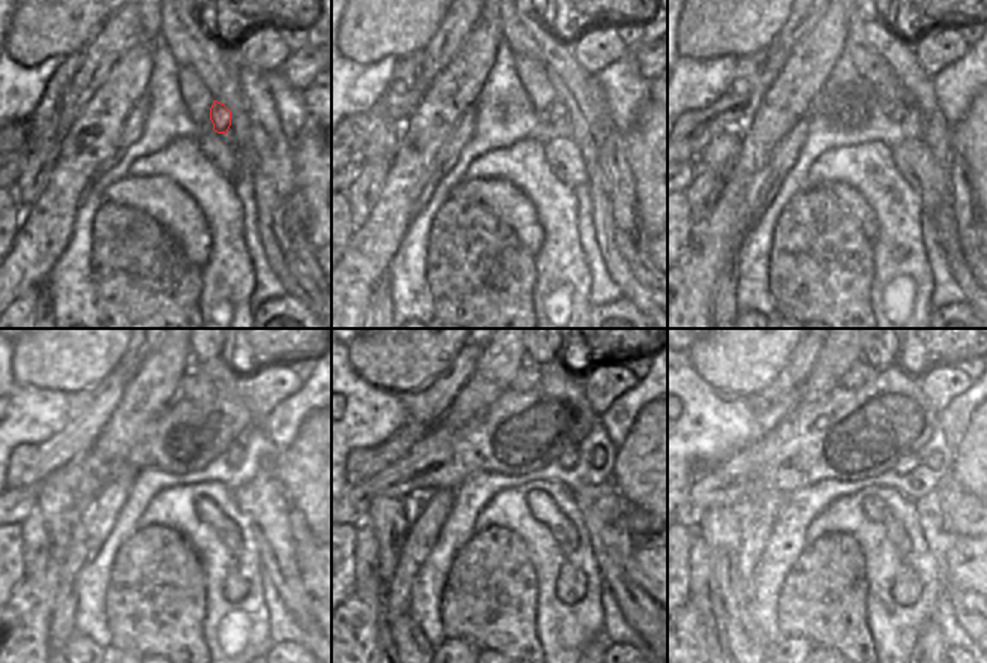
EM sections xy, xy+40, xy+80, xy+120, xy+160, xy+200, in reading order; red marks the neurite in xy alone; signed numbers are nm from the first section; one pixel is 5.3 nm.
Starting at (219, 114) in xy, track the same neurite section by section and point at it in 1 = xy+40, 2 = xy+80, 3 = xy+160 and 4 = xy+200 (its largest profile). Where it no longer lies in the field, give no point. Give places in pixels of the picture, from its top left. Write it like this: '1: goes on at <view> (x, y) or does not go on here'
1: goes on at xy+40 (557, 113)
2: goes on at xy+80 (900, 108)
3: goes on at xy+160 (569, 458)
4: goes on at xy+200 (908, 462)

